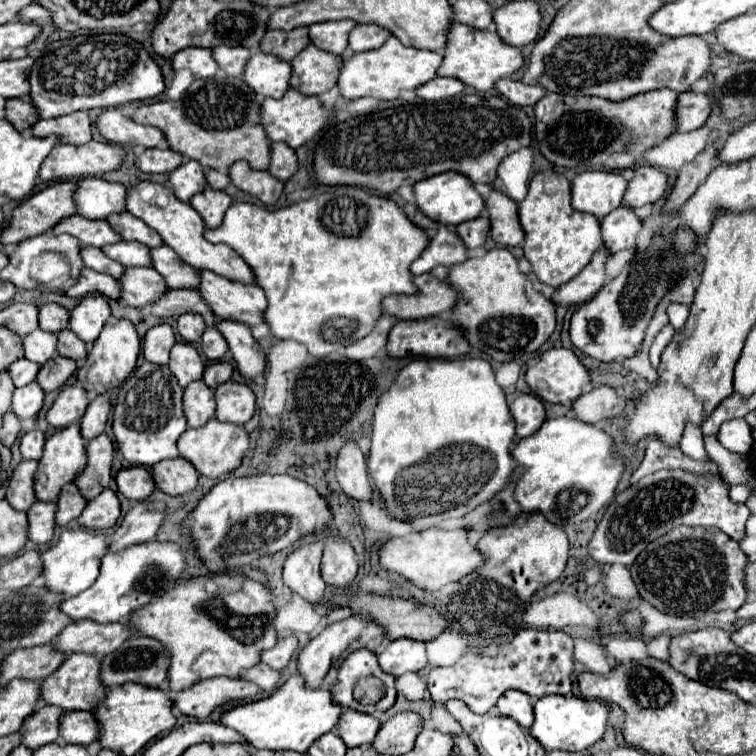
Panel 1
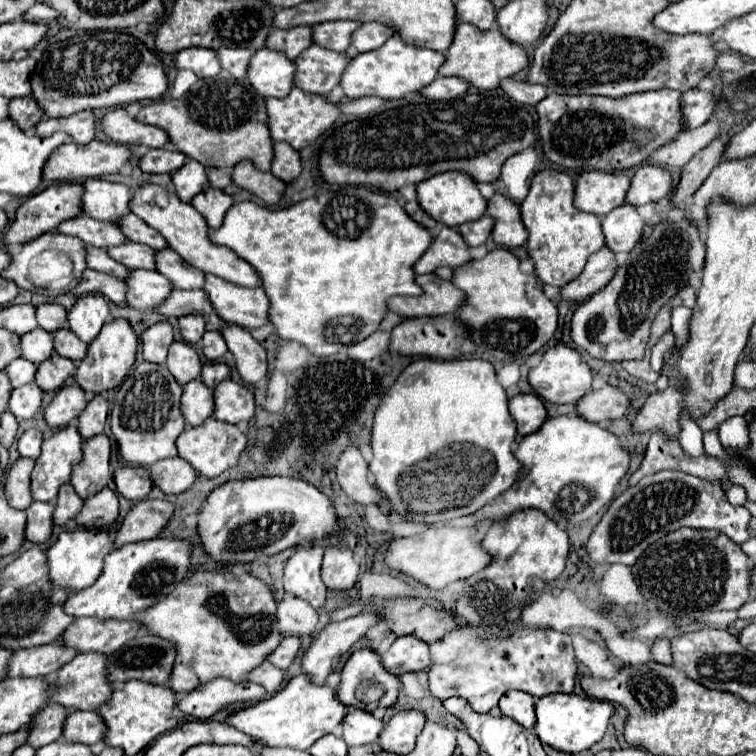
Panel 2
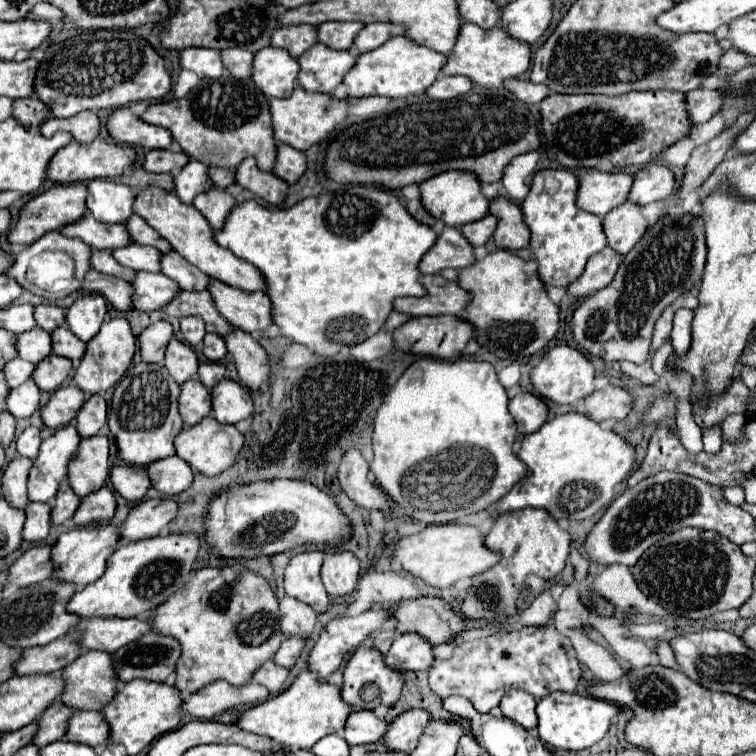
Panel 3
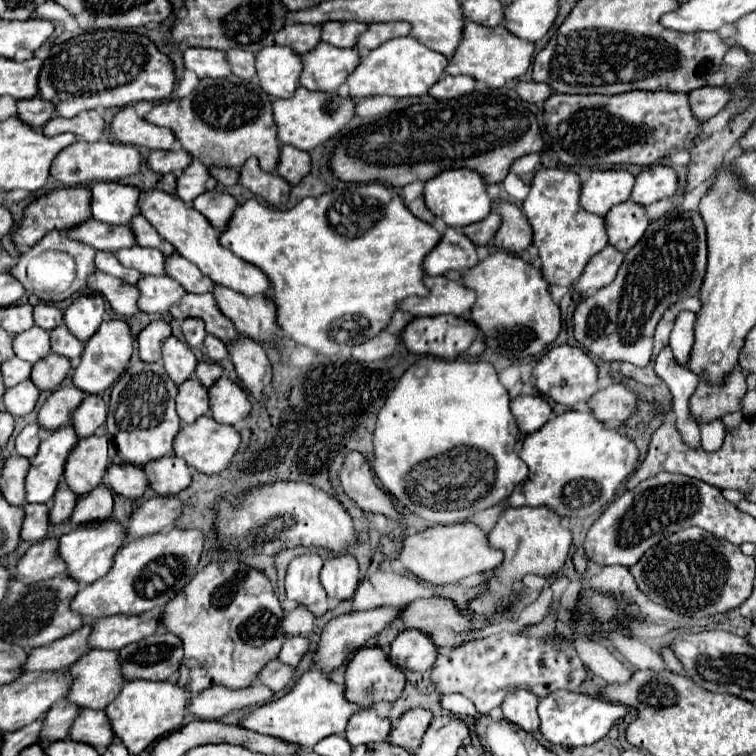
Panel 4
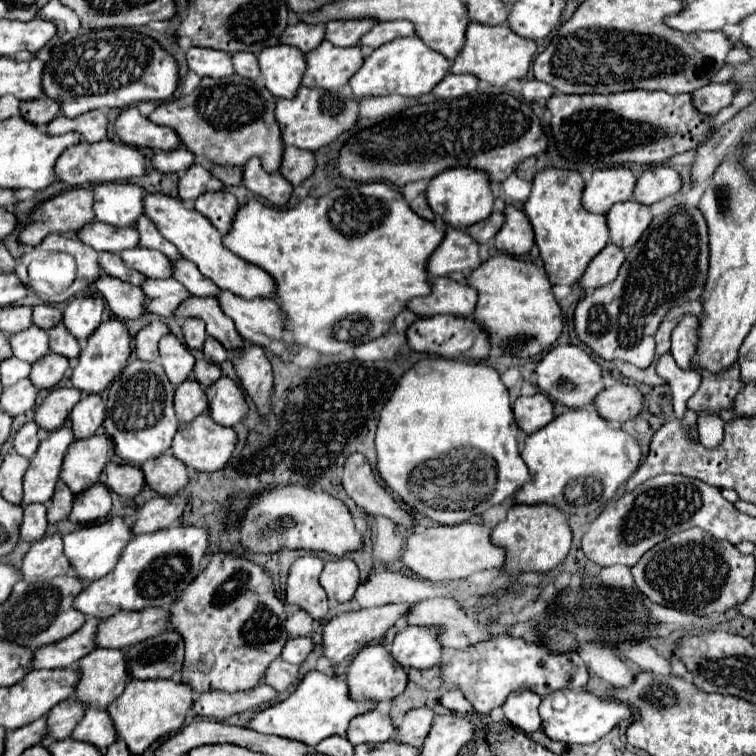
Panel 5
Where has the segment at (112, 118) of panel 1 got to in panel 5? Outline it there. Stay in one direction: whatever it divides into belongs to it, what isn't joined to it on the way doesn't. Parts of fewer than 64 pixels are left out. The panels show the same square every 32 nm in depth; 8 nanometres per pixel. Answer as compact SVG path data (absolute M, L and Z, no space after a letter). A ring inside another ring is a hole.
M130 106L118 114L118 118L114 122L114 132L118 134L118 138L124 144L130 144L136 148L174 150L180 144L176 132L172 132L170 128L152 124L134 106Z

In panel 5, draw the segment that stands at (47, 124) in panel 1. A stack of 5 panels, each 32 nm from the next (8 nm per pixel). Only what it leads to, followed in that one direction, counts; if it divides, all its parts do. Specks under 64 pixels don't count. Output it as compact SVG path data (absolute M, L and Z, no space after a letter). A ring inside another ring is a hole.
M90 110L84 112L76 118L64 118L64 116L56 116L48 126L46 132L50 136L56 134L66 134L66 132L78 132L82 136L82 140L86 142L100 142L106 138L106 114L100 110Z

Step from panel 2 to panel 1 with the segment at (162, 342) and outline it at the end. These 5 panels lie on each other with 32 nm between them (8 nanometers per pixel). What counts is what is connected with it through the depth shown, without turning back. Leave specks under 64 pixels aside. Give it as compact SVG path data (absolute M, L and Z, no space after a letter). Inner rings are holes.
M158 324L150 328L144 338L144 358L154 364L168 364L170 348L174 342L176 338L168 324Z

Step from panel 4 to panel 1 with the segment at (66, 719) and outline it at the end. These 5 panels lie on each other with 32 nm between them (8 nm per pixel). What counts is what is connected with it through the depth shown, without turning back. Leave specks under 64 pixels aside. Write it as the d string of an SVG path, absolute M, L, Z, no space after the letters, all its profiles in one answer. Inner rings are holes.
M38 706L22 724L22 746L36 750L48 742L58 740L58 716L62 716L64 710L56 706Z

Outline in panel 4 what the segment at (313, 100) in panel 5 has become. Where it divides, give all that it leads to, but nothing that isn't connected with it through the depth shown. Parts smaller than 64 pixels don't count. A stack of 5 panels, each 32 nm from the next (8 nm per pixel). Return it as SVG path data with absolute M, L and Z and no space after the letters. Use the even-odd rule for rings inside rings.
M298 86L292 98L272 100L272 114L280 144L290 144L298 150L312 150L314 146L322 146L350 122L354 116L354 104L350 98L340 98L332 92L312 92Z

